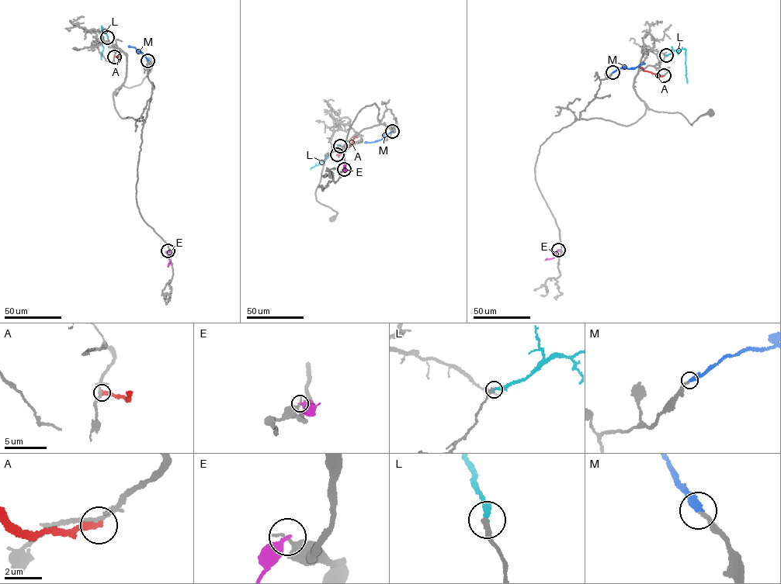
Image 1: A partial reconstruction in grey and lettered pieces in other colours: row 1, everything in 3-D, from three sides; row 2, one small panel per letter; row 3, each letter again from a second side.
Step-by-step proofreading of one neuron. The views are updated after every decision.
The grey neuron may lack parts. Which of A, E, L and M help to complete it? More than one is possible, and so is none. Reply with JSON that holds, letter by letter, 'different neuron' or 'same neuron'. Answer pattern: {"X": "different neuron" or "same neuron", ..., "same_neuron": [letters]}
{"A": "different neuron", "E": "different neuron", "L": "different neuron", "M": "same neuron", "same_neuron": ["M"]}

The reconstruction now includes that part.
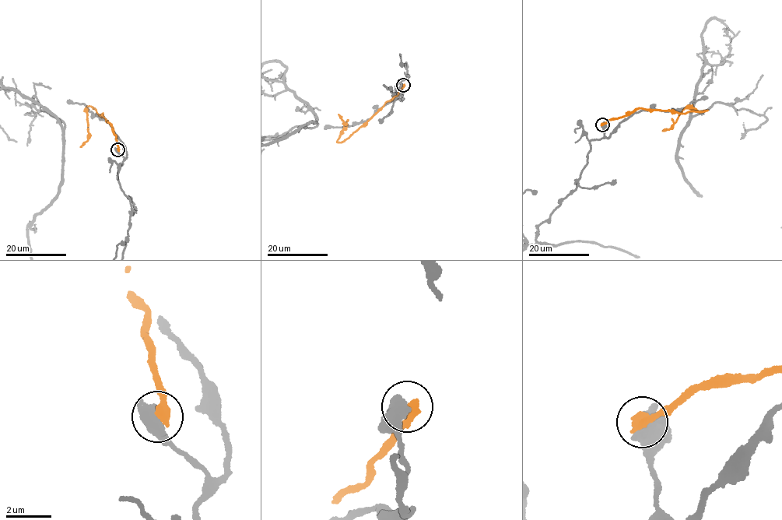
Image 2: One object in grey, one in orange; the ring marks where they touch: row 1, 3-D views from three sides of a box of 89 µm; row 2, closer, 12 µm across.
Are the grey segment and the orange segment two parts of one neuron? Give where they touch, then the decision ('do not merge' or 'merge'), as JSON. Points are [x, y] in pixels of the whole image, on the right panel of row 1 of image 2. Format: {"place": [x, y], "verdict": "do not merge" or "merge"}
{"place": [602, 124], "verdict": "do not merge"}

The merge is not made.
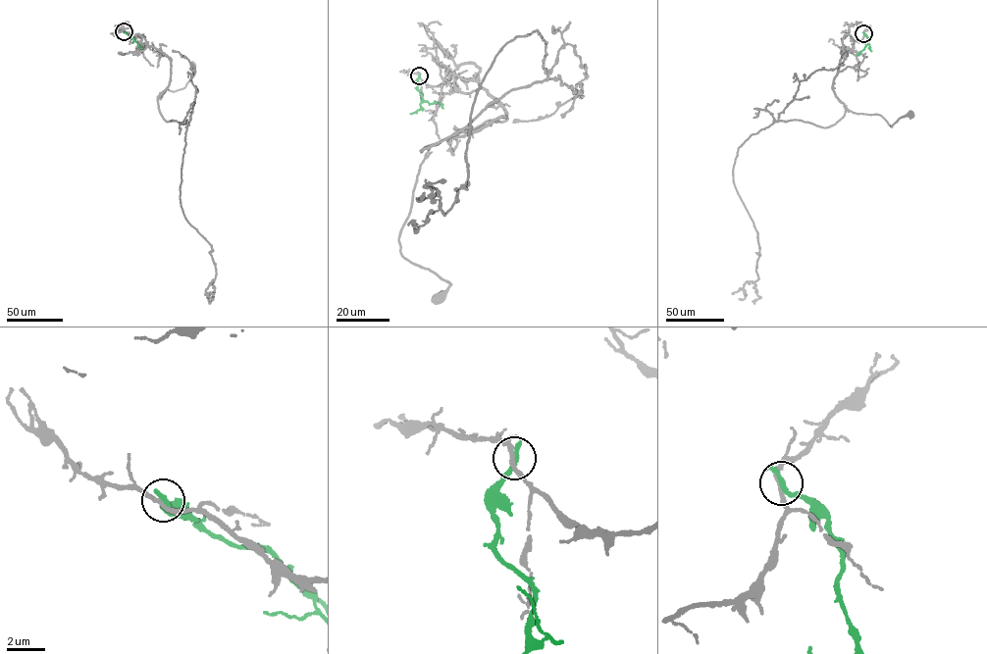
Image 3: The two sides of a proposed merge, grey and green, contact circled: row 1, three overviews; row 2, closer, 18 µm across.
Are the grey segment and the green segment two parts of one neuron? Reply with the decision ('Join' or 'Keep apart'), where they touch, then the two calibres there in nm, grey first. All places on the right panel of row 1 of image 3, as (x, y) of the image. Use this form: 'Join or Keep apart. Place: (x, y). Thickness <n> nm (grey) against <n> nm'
Keep apart. Place: (863, 33). Thickness 180 nm (grey) against 340 nm

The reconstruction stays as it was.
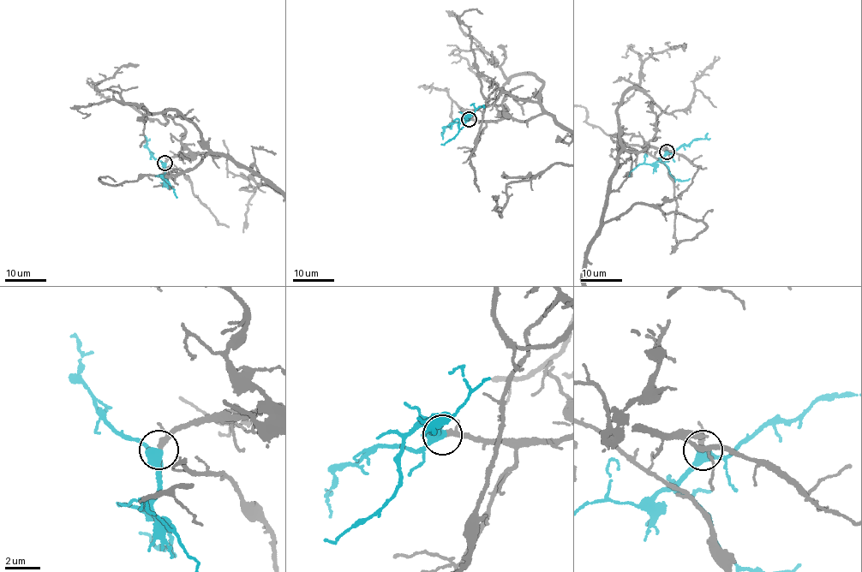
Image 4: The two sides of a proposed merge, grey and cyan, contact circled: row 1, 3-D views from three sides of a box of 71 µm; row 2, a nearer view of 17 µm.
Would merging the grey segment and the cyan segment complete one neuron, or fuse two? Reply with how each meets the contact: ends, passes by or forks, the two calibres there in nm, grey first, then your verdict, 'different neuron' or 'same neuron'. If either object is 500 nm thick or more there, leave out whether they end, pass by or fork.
grey ends there; cyan passes by; 320 nm thick on the grey side, 480 nm on the other; same neuron

